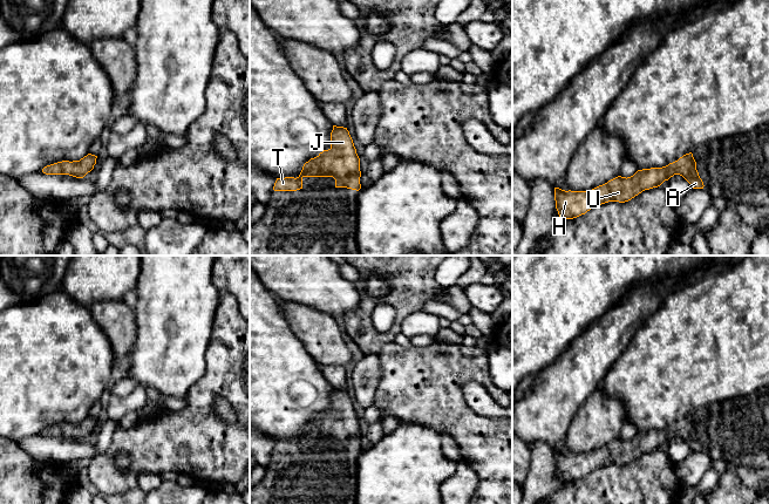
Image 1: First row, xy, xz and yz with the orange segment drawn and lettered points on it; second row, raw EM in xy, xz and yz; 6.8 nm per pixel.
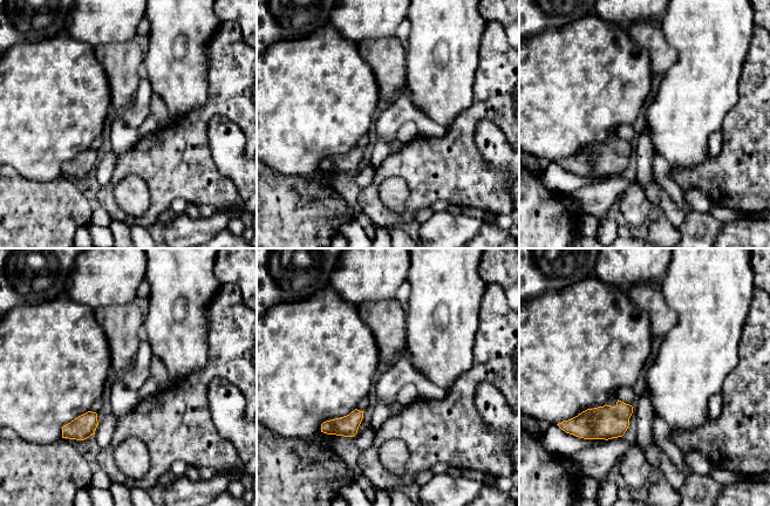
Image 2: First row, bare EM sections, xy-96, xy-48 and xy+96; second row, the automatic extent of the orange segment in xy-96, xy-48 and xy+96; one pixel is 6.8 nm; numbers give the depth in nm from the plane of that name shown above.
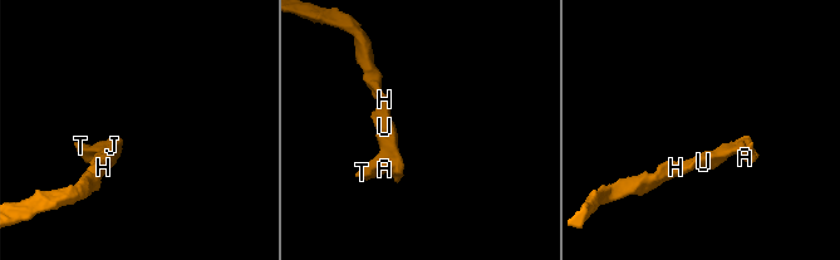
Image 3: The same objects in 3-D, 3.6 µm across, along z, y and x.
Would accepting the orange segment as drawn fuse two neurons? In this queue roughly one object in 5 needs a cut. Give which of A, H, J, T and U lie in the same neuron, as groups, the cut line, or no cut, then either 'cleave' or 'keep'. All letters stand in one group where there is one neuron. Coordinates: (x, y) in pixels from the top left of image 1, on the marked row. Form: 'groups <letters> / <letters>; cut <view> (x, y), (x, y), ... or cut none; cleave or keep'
groups A H J T U; cut none; keep

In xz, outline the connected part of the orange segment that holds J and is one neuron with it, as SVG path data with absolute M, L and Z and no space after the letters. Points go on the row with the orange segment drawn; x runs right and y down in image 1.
M333 125L331 148L306 162L297 178L277 178L273 190L300 190L304 177L333 177L335 188L361 189L360 158L347 128Z

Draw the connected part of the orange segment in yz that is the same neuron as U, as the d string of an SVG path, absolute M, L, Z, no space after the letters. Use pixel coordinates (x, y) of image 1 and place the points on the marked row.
M689 152L666 166L638 170L627 178L618 176L592 190L565 191L554 188L556 209L559 217L573 219L608 202L628 202L645 190L660 186L674 175L682 176L693 189L705 186L693 154Z

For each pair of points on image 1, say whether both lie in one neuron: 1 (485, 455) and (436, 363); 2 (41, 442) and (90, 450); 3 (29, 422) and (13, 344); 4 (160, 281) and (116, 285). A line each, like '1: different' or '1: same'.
1: same
2: same
3: same
4: different

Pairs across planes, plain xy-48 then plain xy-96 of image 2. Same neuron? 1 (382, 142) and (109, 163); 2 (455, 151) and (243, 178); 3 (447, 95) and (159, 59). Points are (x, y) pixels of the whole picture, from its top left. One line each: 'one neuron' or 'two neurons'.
1: two neurons
2: two neurons
3: one neuron

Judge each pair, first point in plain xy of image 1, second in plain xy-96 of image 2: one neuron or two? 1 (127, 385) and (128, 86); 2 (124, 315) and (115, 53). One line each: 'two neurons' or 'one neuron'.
1: two neurons
2: one neuron

